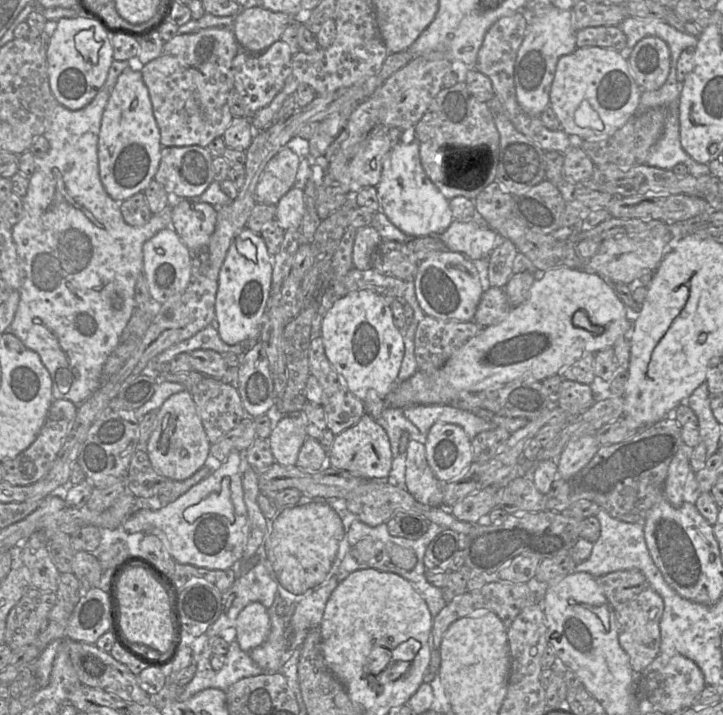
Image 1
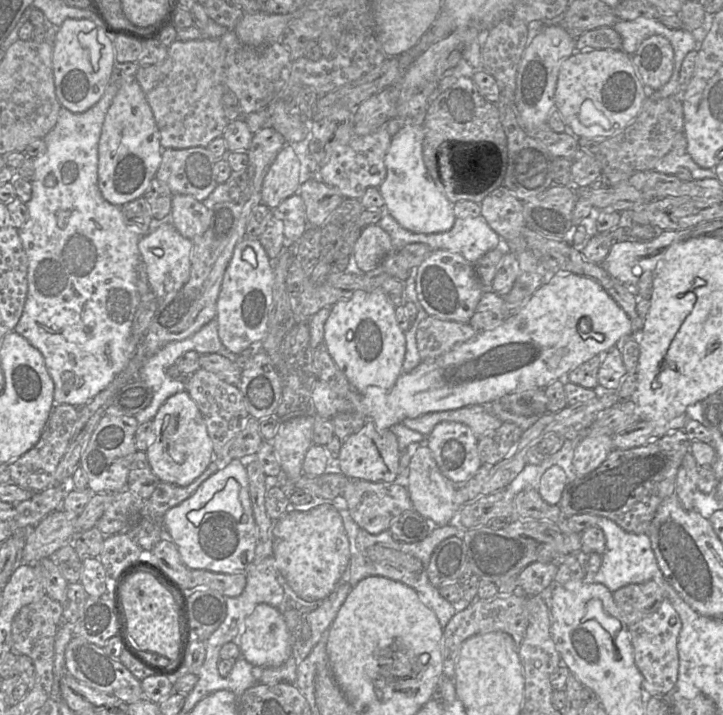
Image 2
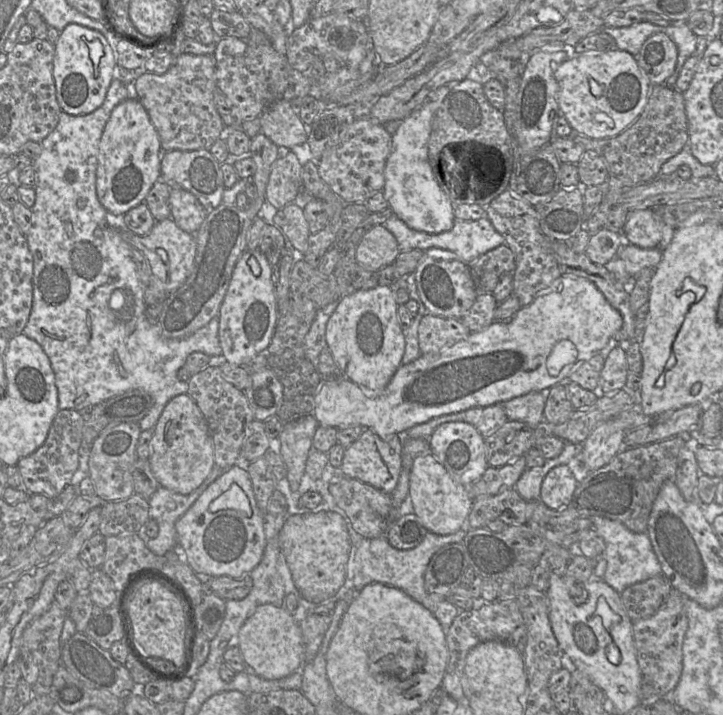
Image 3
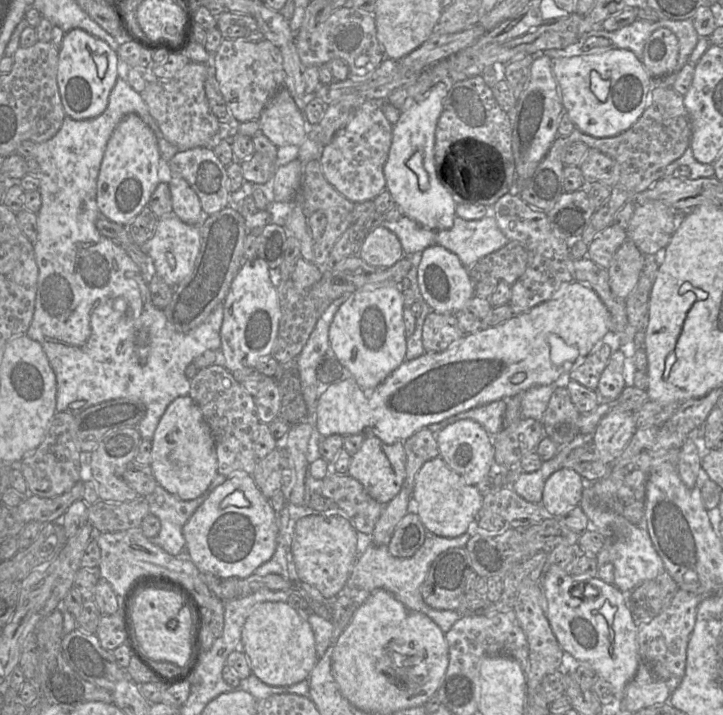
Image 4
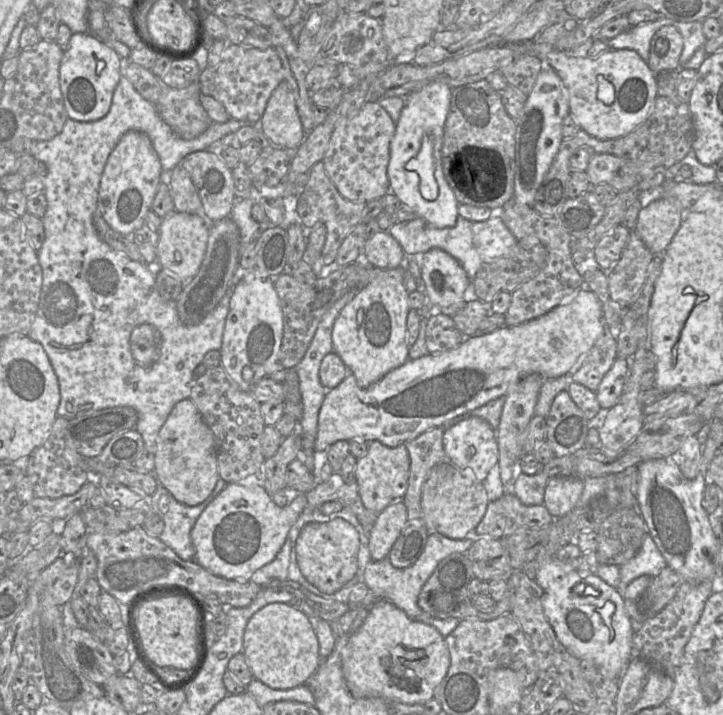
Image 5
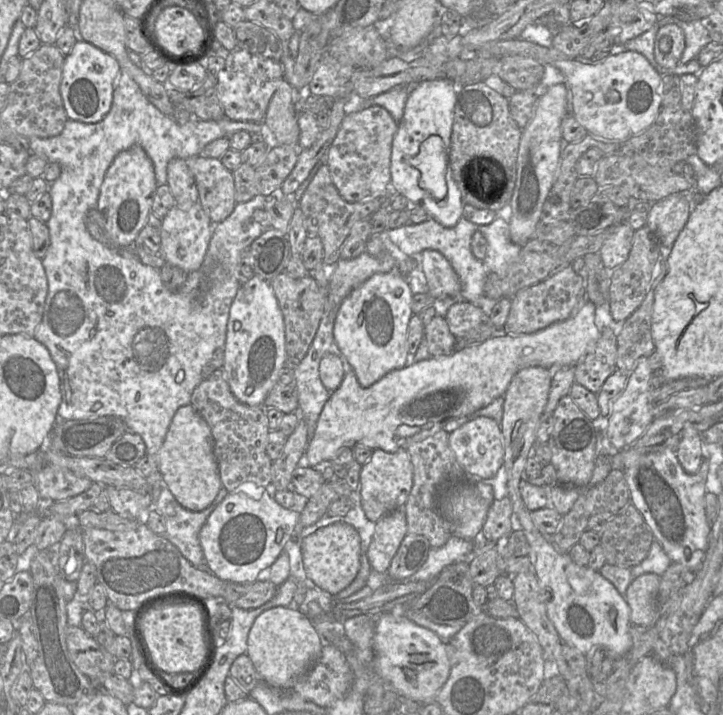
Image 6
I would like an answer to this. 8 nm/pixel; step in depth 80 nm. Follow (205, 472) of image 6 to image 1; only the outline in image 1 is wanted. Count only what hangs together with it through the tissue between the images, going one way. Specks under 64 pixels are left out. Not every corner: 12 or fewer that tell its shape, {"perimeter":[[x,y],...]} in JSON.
{"perimeter":[[192,395],[157,410],[145,451],[157,472],[181,481],[210,446]]}

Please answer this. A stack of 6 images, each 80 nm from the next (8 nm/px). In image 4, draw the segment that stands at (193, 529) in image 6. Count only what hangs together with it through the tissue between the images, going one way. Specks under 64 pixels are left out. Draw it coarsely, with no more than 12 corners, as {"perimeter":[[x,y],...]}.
{"perimeter":[[217,473],[202,495],[178,499],[157,485],[147,496],[161,523],[151,541],[171,555],[184,554],[183,526],[226,479]]}

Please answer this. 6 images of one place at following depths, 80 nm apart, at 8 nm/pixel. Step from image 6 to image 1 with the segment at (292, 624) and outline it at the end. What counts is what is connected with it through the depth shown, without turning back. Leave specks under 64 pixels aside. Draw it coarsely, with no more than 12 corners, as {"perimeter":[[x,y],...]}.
{"perimeter":[[247,605],[236,620],[236,641],[245,652],[270,633],[267,608]]}

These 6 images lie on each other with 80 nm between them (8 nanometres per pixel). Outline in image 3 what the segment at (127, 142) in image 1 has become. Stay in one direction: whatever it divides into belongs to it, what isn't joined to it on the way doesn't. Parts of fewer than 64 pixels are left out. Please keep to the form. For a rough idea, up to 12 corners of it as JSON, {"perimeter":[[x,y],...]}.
{"perimeter":[[142,103],[115,106],[96,193],[112,215],[160,178],[159,135]]}

